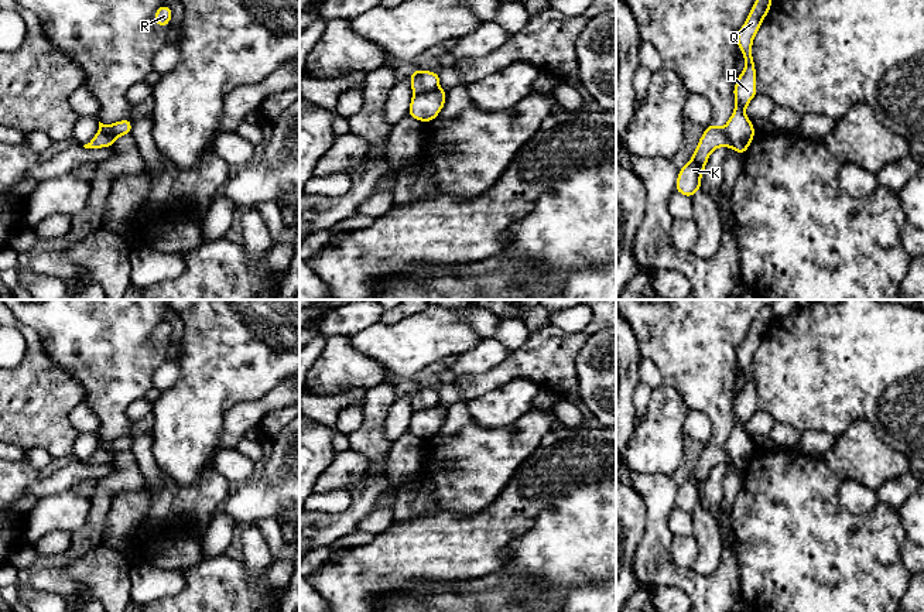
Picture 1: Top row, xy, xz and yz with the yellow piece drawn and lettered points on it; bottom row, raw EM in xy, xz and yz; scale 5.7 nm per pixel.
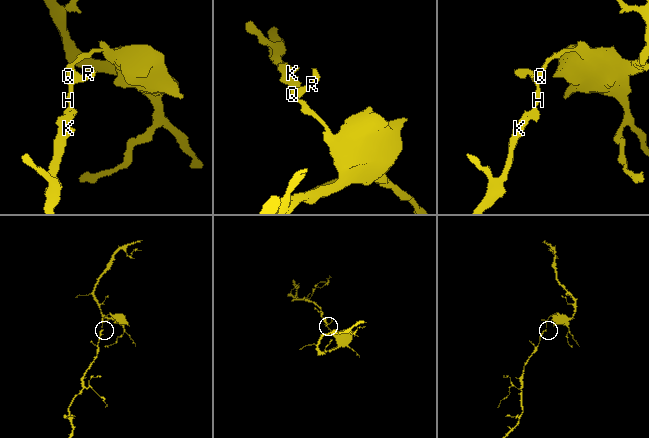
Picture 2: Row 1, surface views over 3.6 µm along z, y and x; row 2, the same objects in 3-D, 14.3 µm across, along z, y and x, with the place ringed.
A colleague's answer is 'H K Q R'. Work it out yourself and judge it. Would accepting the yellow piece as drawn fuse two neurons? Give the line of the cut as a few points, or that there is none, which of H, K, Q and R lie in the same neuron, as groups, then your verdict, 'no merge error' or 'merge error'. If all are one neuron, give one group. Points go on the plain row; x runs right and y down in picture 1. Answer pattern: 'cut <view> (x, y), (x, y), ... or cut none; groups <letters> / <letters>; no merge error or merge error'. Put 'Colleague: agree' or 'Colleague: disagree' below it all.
cut xz (438, 403), (413, 412); groups H Q R / K; merge error
Colleague: disagree

